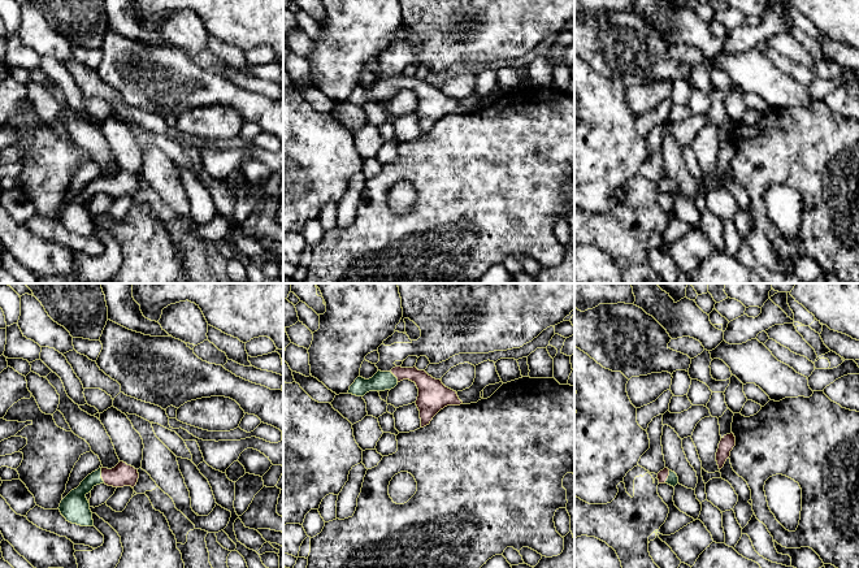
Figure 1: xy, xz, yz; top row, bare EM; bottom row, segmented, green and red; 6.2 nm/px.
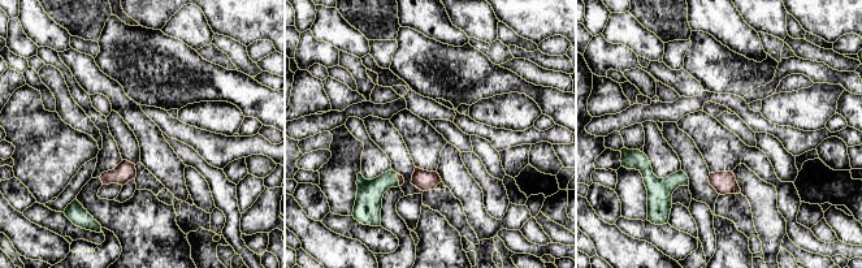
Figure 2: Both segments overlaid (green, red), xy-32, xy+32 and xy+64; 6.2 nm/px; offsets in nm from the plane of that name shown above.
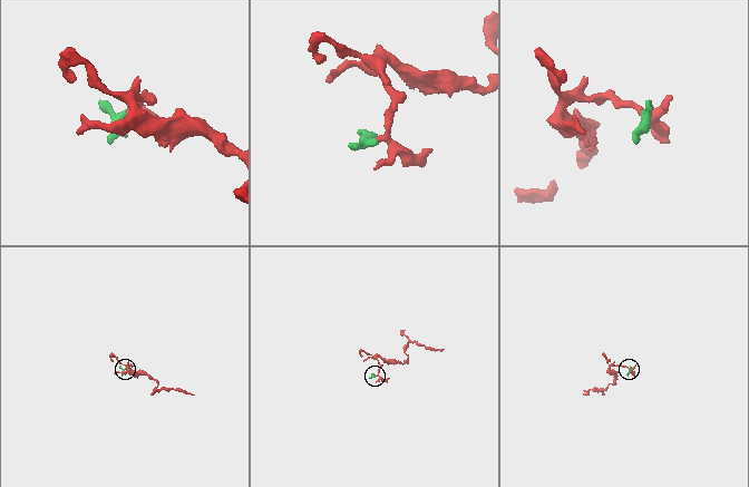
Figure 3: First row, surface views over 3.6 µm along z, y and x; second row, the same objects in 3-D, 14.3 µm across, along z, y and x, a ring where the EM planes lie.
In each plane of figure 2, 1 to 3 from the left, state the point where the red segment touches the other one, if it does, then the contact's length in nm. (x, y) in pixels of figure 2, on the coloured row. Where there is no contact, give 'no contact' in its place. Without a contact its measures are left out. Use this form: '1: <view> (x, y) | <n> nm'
1: no contact
2: xy+32 (397, 180) | 80 nm
3: no contact

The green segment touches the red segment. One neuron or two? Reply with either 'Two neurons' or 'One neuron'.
One neuron

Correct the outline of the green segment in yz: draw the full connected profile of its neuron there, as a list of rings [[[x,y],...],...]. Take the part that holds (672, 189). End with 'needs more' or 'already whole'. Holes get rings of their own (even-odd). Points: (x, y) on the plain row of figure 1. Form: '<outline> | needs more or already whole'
[[[664,177],[658,182],[658,188],[659,188],[659,192],[668,192],[673,196],[678,192],[677,183],[669,179],[668,177]]] | needs more

